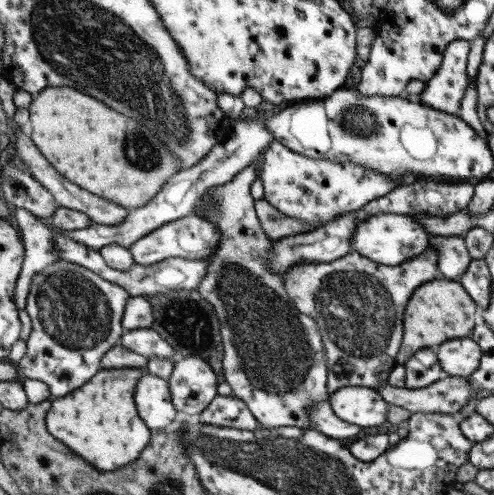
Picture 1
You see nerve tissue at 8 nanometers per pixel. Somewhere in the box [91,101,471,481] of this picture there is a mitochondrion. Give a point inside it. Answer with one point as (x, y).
(273, 348)

